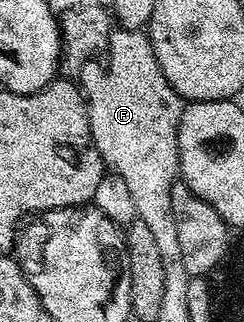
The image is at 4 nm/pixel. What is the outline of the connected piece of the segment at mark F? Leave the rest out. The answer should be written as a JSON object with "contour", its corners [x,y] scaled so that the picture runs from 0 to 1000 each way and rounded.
{"contour":[[[484,87],[463,96],[447,177],[426,196],[426,227],[398,255],[402,270],[361,292],[377,435],[410,472],[422,506],[463,537],[496,547],[508,571],[525,571],[525,596],[541,596],[541,621],[557,634],[561,686],[607,696],[607,711],[639,742],[656,807],[684,832],[713,826],[742,832],[754,820],[754,792],[738,783],[738,730],[721,724],[721,671],[705,658],[705,584],[738,553],[730,388],[754,307],[713,283],[705,261],[689,261],[672,224],[656,224],[639,161],[611,115],[582,93]]]}

